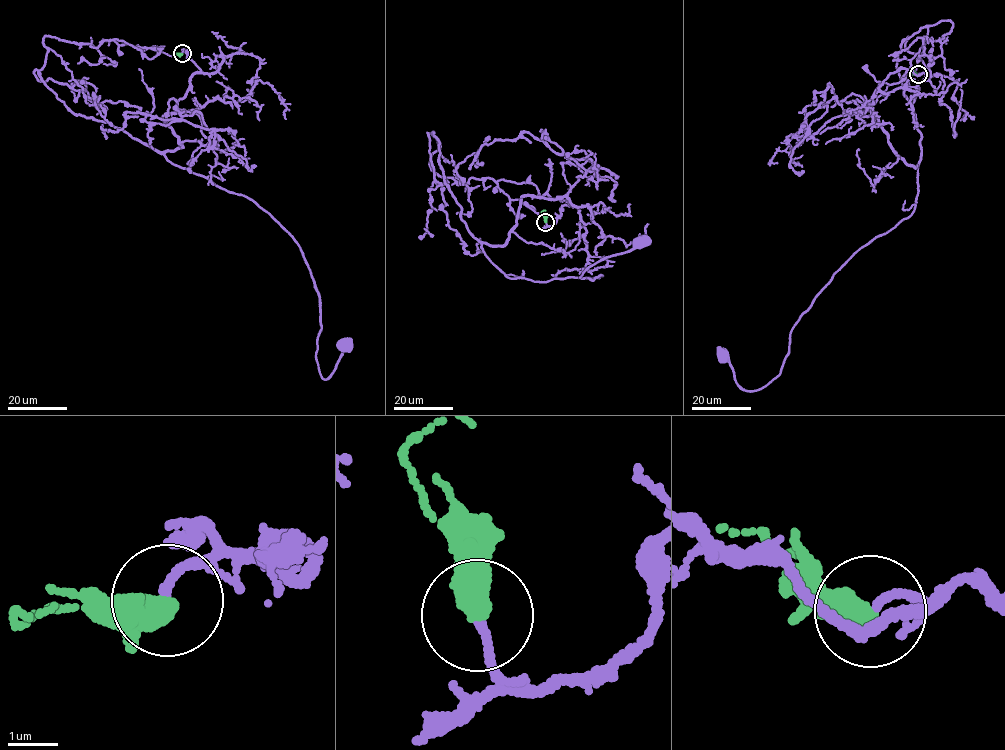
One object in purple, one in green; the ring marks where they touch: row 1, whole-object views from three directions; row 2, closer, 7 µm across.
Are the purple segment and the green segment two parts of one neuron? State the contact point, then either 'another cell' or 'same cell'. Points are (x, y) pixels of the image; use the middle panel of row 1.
at (545, 222); same cell

